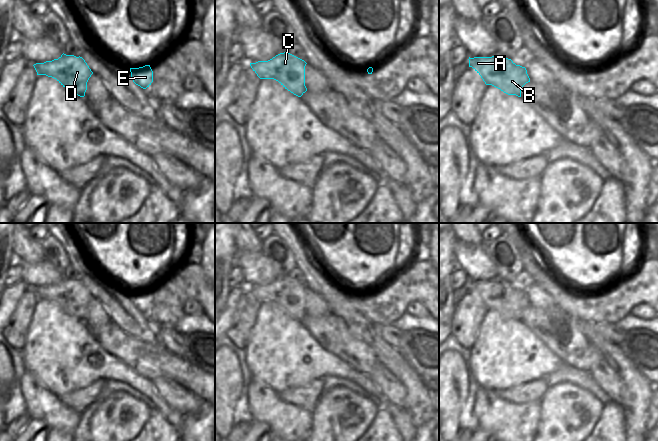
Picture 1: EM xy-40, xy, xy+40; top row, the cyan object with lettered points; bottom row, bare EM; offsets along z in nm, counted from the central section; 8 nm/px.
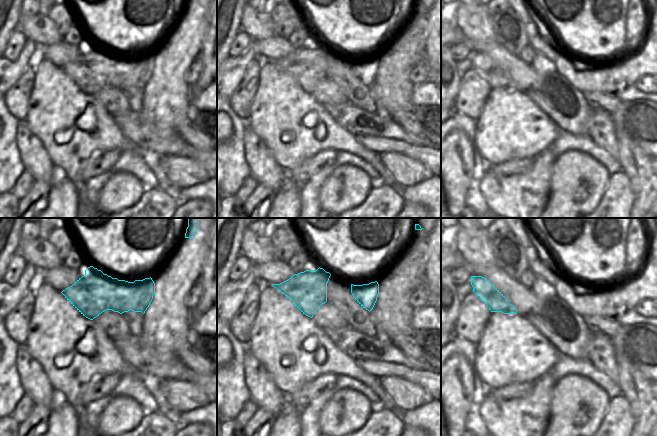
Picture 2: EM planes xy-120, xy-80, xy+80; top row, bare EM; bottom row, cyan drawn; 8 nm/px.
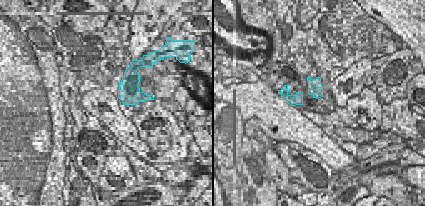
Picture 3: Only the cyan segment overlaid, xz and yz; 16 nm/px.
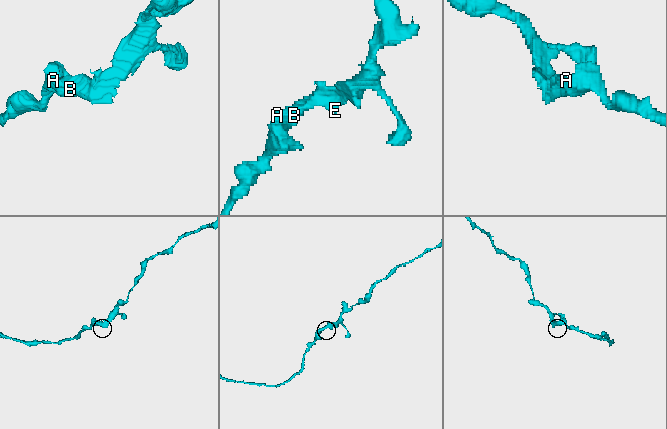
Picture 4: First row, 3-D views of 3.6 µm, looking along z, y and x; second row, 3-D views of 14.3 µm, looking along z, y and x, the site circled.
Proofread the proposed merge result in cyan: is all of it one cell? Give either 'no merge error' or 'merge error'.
no merge error

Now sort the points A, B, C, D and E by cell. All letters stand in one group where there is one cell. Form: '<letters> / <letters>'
A B C D E

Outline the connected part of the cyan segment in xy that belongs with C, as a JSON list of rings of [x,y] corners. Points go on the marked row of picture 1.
[[[288,52],[280,53],[268,61],[250,63],[260,79],[274,79],[294,95],[301,97],[306,91],[306,62]]]

